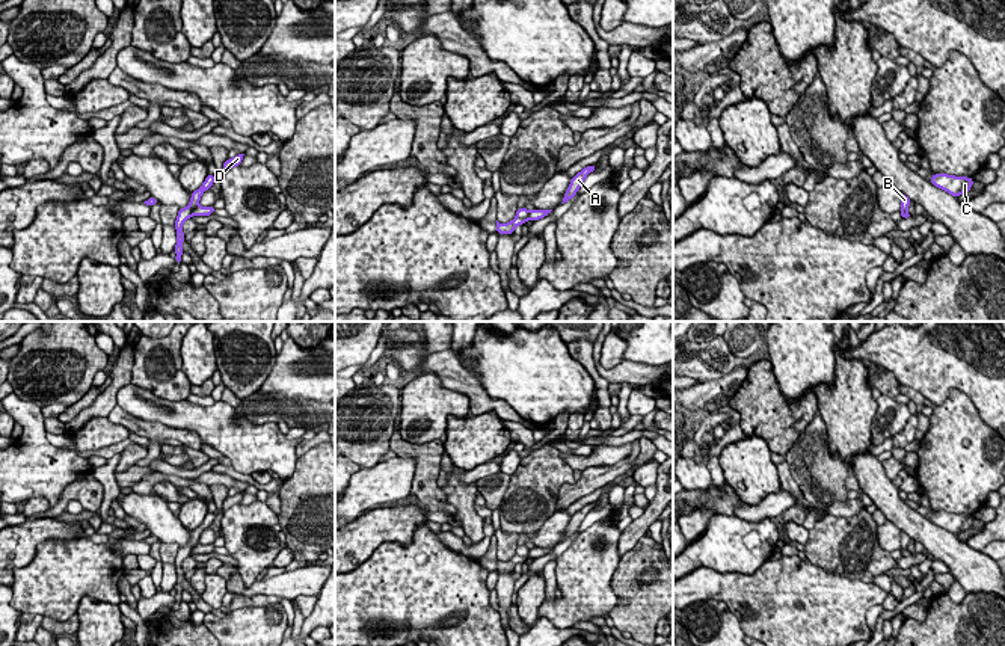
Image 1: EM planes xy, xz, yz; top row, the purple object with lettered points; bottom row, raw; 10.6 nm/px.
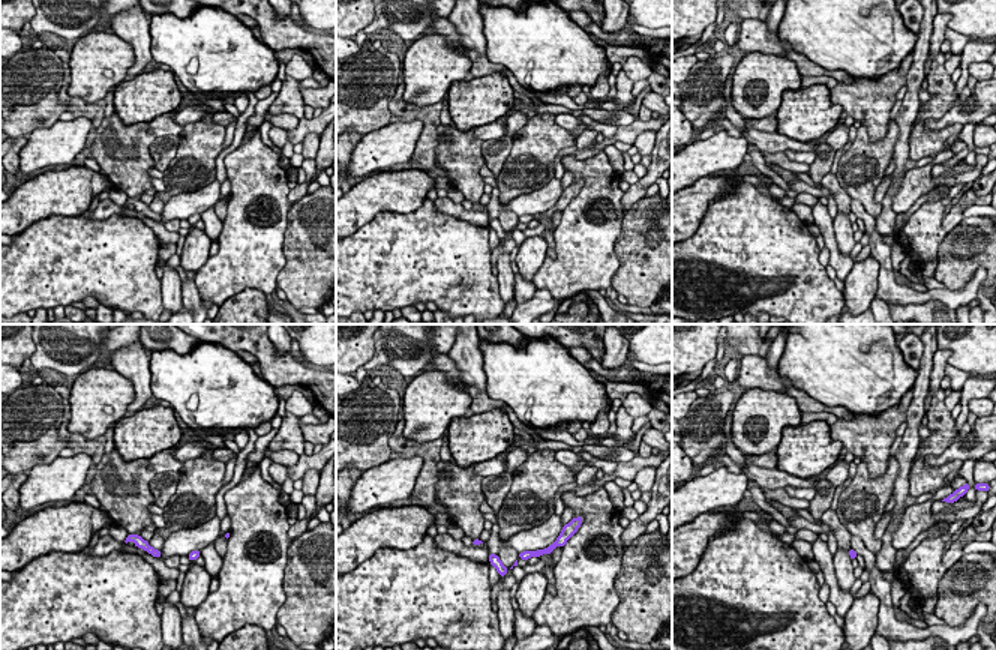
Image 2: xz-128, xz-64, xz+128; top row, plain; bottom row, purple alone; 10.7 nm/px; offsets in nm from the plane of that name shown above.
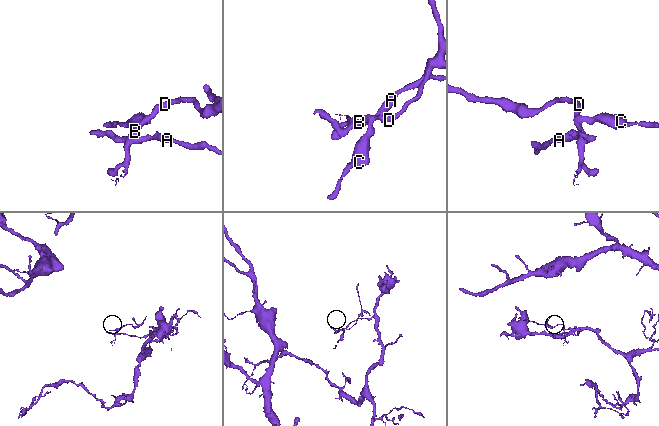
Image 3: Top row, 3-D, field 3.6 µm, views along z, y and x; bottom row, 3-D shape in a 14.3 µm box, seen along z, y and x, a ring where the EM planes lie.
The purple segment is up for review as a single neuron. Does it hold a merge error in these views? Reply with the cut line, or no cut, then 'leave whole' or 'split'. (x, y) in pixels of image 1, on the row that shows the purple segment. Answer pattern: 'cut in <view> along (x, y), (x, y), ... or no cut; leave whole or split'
cut in xy along (198, 206), (190, 215); split

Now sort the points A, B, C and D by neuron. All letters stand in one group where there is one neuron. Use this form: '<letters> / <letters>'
A / B C D

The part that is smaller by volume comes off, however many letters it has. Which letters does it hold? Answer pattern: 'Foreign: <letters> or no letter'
Foreign: B, C, D

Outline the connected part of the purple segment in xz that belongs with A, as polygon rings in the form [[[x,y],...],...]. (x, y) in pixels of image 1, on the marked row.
[[[596,165],[587,166],[570,180],[570,184],[569,184],[566,193],[564,193],[561,204],[567,202],[569,199],[572,199],[576,195],[576,192],[579,190],[581,184],[585,180],[585,177],[590,172],[593,172],[595,169],[596,169]]]

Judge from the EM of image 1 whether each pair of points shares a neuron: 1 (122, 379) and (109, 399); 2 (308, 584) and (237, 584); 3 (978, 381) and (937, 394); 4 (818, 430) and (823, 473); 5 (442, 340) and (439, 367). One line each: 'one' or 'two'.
1: one
2: one
3: one
4: one
5: two

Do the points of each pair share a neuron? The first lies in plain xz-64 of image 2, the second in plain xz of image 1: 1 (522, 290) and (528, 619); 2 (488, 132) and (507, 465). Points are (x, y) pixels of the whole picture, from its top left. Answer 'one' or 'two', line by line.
1: two
2: two

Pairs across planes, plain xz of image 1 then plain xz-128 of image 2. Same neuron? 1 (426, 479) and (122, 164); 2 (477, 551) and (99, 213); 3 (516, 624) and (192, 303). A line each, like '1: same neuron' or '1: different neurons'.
1: different neurons
2: same neuron
3: same neuron

